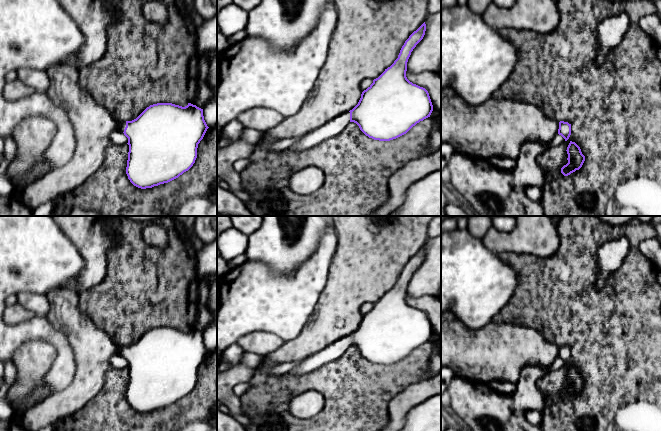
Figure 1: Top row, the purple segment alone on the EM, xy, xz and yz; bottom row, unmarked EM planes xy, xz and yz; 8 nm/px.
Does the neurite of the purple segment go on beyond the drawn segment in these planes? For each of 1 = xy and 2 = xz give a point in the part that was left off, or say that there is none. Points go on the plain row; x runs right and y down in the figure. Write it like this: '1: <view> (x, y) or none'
1: xy (122, 348)
2: xz (334, 351)

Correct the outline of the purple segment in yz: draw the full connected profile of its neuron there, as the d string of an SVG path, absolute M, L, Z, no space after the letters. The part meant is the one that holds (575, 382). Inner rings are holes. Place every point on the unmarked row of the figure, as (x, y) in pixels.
M570 365L566 375L568 378L568 387L561 392L561 397L564 400L568 400L576 394L579 394L585 385L585 380L575 366Z

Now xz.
M425 246L414 255L402 270L398 282L373 307L362 316L358 328L350 335L344 336L333 344L302 360L300 365L287 373L298 376L307 374L329 362L340 358L350 347L356 347L369 362L379 365L390 365L406 358L420 345L430 341L433 329L428 315L410 306L406 301L407 286L411 276L423 263L426 255Z

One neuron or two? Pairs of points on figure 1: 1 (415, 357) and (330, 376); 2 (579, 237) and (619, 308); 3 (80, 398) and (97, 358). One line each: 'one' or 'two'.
1: one
2: one
3: one

